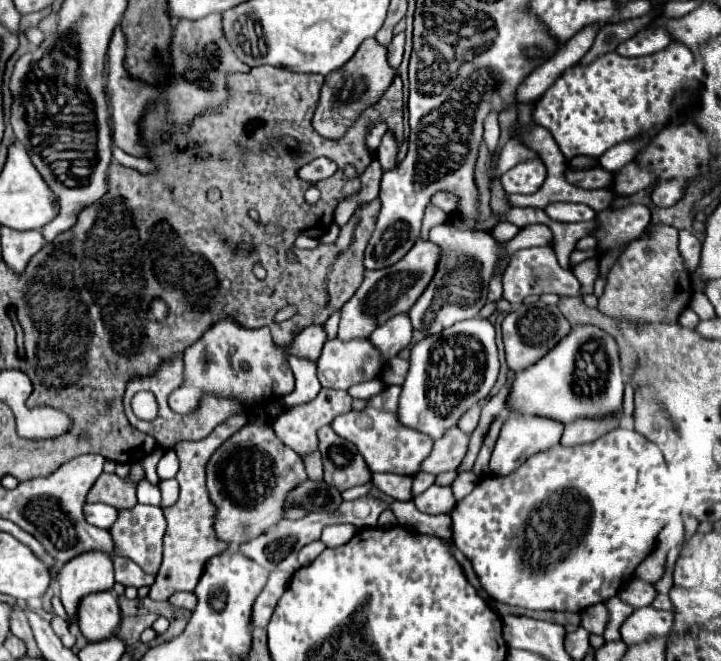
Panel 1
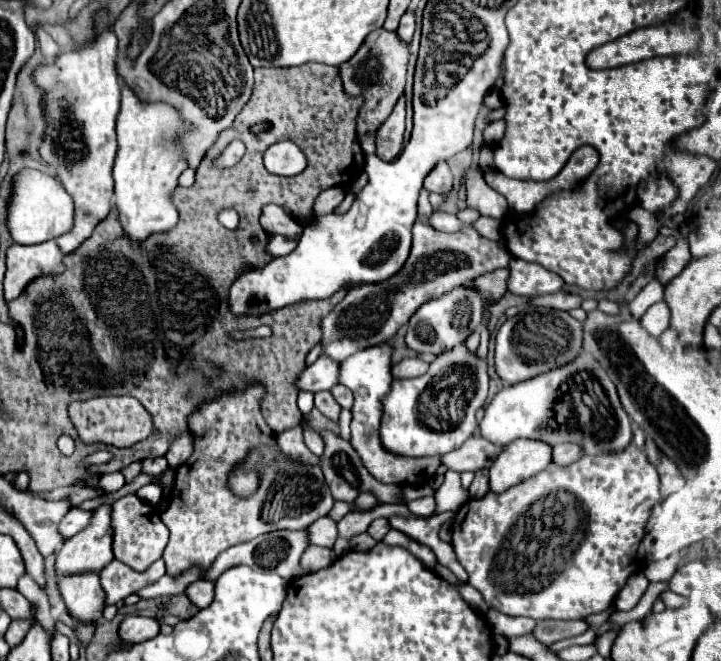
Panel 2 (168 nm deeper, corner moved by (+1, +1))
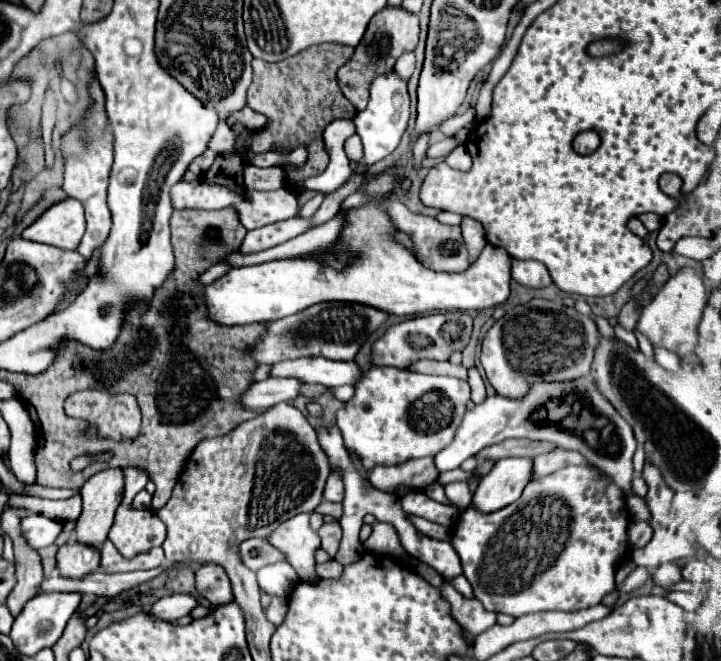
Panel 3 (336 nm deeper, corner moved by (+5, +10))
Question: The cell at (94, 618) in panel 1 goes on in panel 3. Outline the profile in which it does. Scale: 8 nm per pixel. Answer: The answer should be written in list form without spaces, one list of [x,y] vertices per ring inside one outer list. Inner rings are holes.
[[[75,541],[65,543],[57,553],[57,569],[61,577],[81,579],[99,567],[99,549],[79,545]]]

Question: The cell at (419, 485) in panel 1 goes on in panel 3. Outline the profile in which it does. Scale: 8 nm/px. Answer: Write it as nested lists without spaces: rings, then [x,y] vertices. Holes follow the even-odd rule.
[[[591,375],[577,377],[577,381],[537,381],[537,385],[531,385],[529,393],[521,399],[509,399],[501,395],[487,397],[483,403],[467,411],[453,443],[435,455],[435,467],[439,471],[455,469],[483,447],[511,437],[549,441],[557,447],[579,451],[587,461],[611,475],[611,479],[627,495],[633,491],[631,459],[637,449],[633,429],[629,429],[629,423],[619,417],[617,409],[613,409],[609,401],[605,401],[605,395],[601,389],[597,389],[597,383]]]

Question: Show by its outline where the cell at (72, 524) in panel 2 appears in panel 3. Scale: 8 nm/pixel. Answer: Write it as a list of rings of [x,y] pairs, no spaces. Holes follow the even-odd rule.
[[[29,513],[25,519],[21,519],[21,529],[27,543],[33,549],[41,549],[51,545],[57,539],[57,535],[63,531],[63,521]]]

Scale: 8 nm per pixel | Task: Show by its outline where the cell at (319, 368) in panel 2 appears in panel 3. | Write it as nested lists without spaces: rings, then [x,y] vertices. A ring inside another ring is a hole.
[[[269,377],[265,381],[255,383],[245,395],[243,395],[243,405],[247,409],[257,409],[257,411],[267,411],[275,407],[281,401],[291,401],[299,395],[303,381],[297,379],[285,379],[285,377]]]

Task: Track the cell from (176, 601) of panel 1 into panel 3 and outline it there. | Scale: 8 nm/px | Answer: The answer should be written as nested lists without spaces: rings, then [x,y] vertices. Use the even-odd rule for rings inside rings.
[[[203,565],[195,571],[195,589],[211,605],[223,605],[233,599],[231,583],[223,567]]]

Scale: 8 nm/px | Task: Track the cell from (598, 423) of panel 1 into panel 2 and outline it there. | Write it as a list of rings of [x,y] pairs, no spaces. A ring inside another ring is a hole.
[[[561,444],[561,446],[553,446],[553,456],[551,462],[557,466],[569,466],[573,462],[577,462],[581,458],[581,448],[573,446],[573,444]]]

